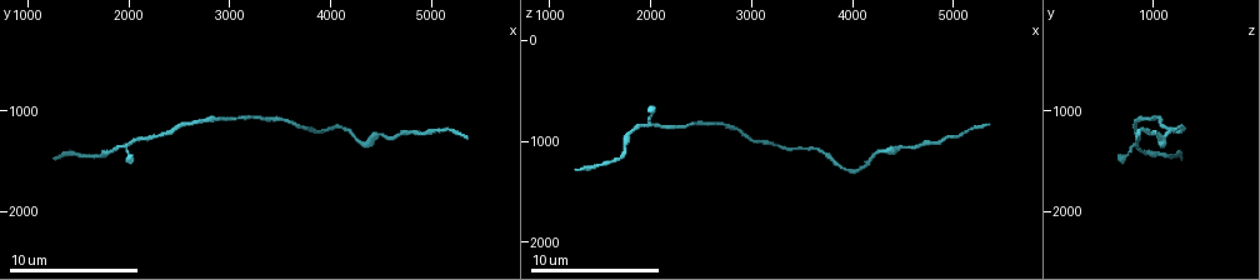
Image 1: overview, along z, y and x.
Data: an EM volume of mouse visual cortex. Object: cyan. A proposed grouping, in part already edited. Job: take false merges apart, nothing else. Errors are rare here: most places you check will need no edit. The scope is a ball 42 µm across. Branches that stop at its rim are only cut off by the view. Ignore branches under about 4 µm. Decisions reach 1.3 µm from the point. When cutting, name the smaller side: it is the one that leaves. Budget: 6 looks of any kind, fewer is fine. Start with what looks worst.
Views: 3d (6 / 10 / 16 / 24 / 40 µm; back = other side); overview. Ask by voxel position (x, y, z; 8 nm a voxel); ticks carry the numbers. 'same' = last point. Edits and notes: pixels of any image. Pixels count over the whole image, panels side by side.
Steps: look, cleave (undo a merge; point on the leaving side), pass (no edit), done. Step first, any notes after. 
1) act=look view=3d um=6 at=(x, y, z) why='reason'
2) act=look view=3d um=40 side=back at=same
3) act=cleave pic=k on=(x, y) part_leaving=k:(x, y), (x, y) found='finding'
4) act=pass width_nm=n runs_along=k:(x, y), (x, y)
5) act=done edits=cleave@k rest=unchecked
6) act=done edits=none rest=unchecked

act=look view=3d um=6 at=(2920, 1080, 940) why='sudden change in width'

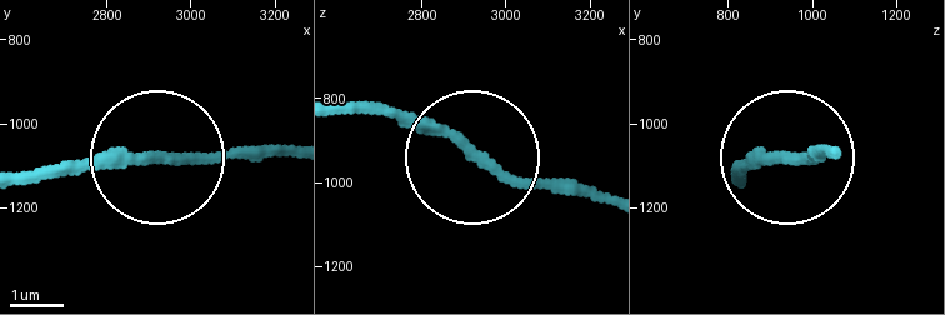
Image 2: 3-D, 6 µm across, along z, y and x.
act=look view=3d um=6 side=back at=(2935, 1085, 940)

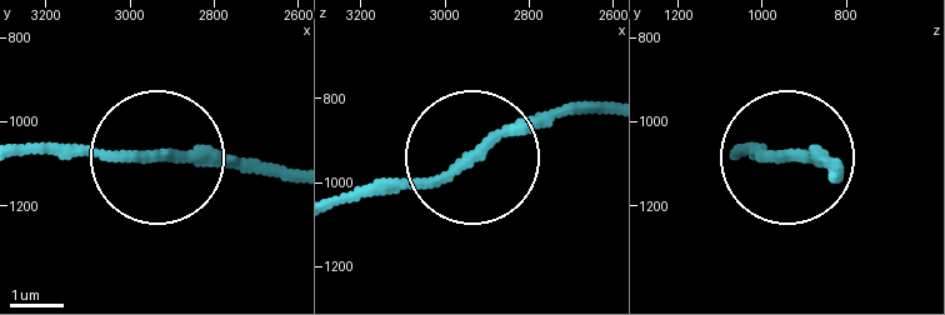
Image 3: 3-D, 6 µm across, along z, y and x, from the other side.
act=pass runs_along=3:(25, 155), (226, 155), (275, 169) found='continuous, no second neuron'

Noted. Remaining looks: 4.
act=look view=3d um=16 at=(1960, 1340, 840)

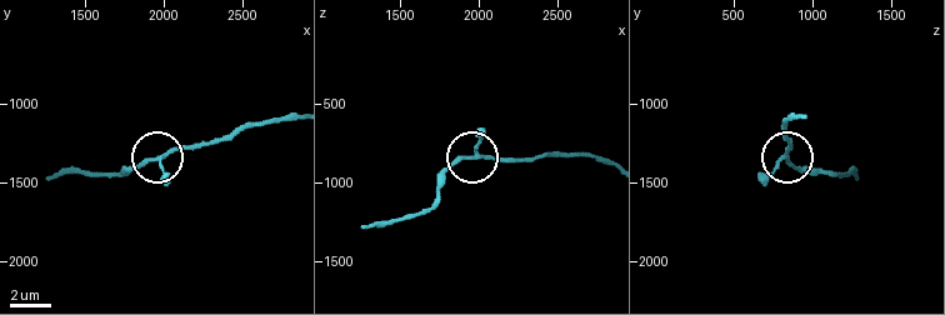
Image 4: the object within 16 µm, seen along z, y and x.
act=pass runs_along=4:(290, 116), (239, 125), (224, 135), (149, 159), (125, 175) found='one neuron here'

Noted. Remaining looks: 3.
act=look view=3d um=10 at=(3920, 1220, 1240)

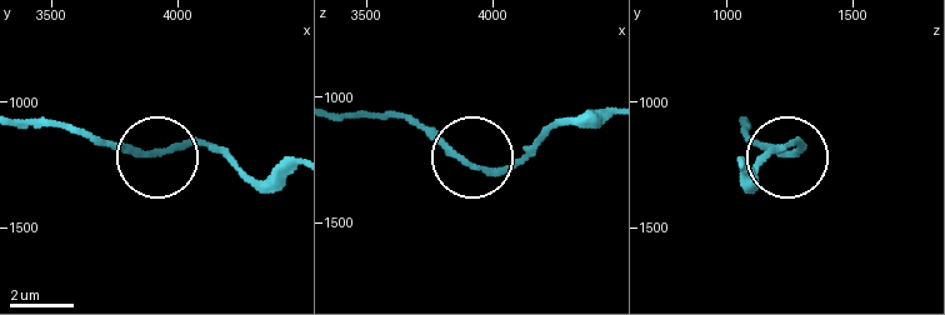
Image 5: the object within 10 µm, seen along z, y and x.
act=look view=3d um=10 side=back at=(3910, 1210, 1280) why='from behind'

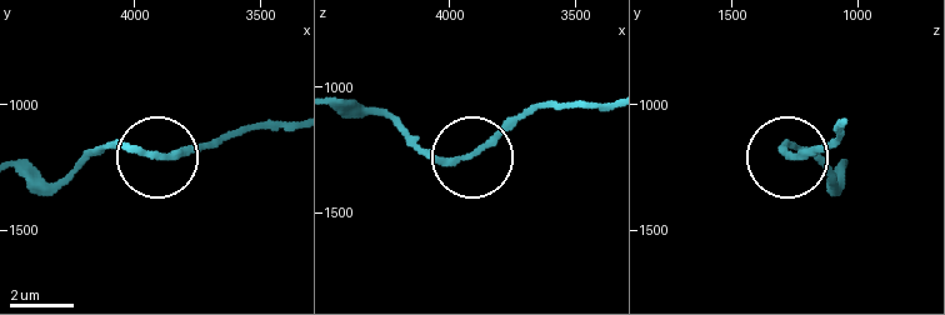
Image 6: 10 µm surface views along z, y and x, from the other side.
act=pass width_nm=180 runs_along=6:(291, 125), (250, 125), (154, 158), (84, 149) found='all the same neuron'

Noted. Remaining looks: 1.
act=done edits=none rest=unchecked

